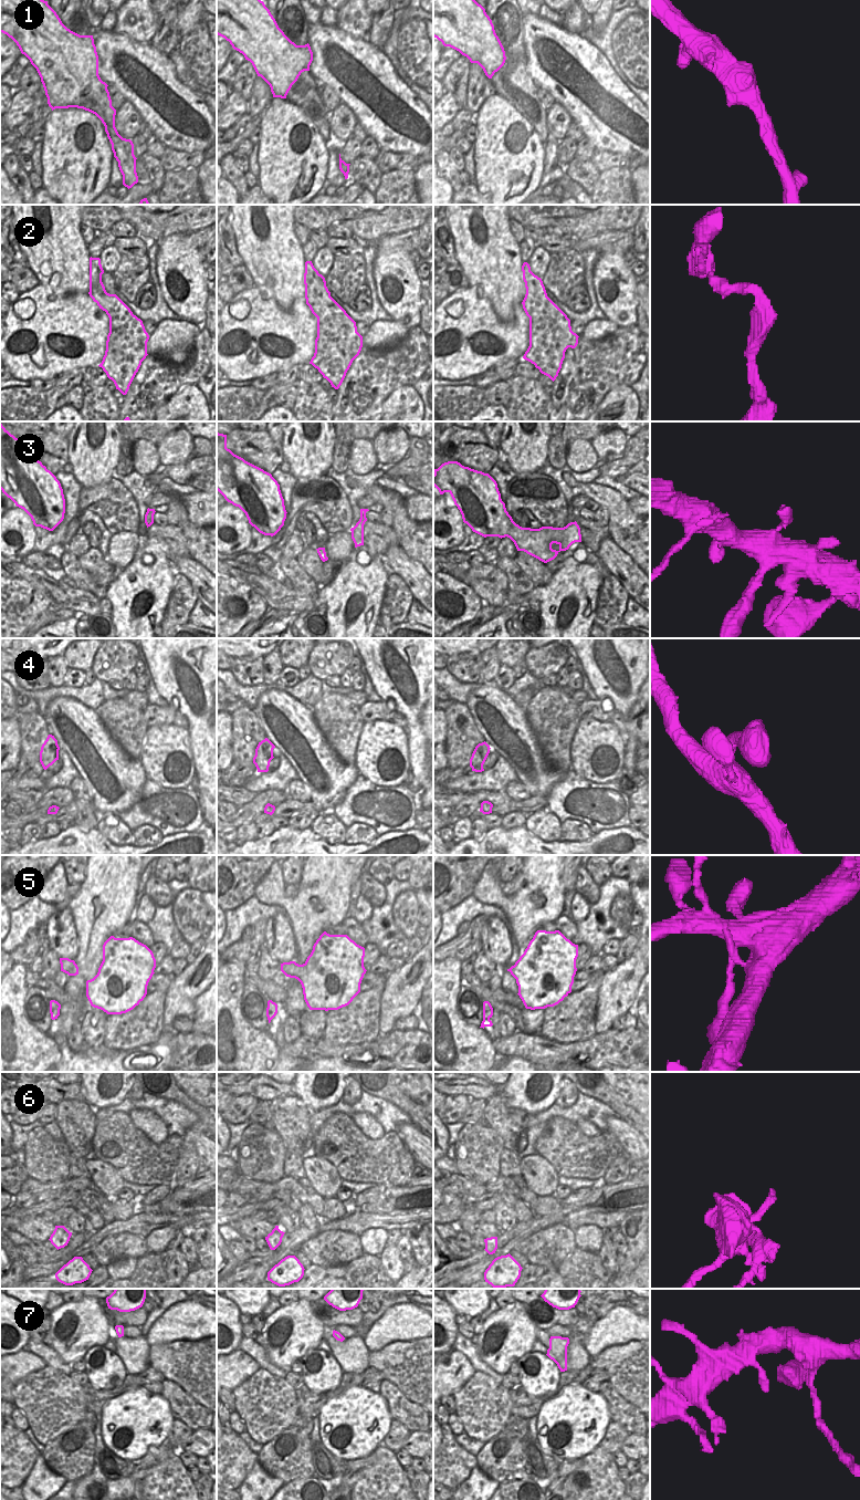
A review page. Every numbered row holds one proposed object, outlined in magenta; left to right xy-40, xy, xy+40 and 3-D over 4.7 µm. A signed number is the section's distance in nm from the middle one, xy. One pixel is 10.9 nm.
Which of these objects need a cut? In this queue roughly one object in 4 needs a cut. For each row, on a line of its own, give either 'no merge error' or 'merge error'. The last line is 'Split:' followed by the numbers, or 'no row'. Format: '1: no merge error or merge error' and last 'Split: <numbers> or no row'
1: no merge error
2: no merge error
3: no merge error
4: no merge error
5: no merge error
6: no merge error
7: no merge error
Split: no row

